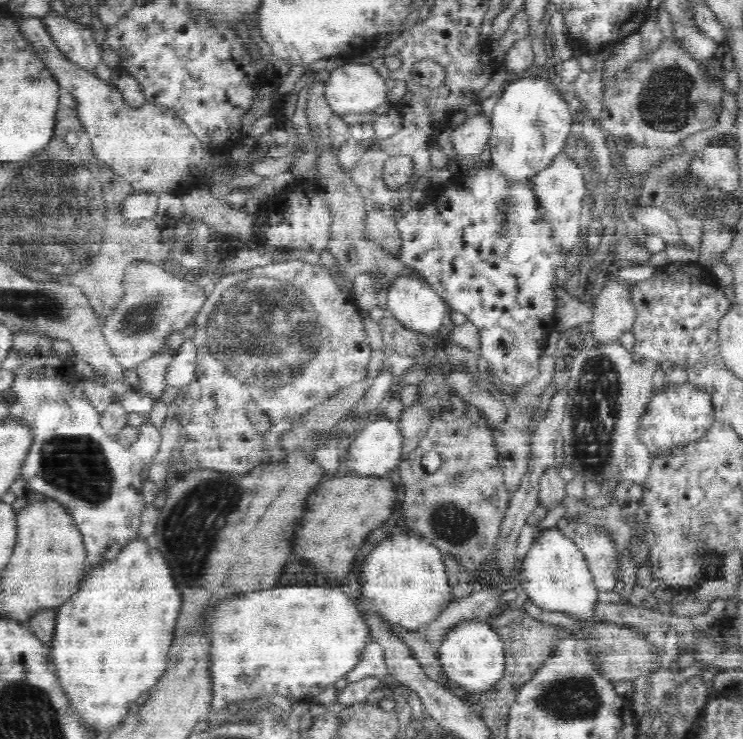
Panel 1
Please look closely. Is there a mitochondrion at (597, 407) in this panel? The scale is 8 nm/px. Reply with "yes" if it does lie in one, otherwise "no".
yes

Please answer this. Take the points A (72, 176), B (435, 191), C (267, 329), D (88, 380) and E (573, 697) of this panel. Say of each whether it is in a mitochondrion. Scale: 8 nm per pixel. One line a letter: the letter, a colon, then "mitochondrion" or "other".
A: mitochondrion
B: other
C: mitochondrion
D: other
E: mitochondrion

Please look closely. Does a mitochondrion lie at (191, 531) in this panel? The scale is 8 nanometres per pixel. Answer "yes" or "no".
yes

